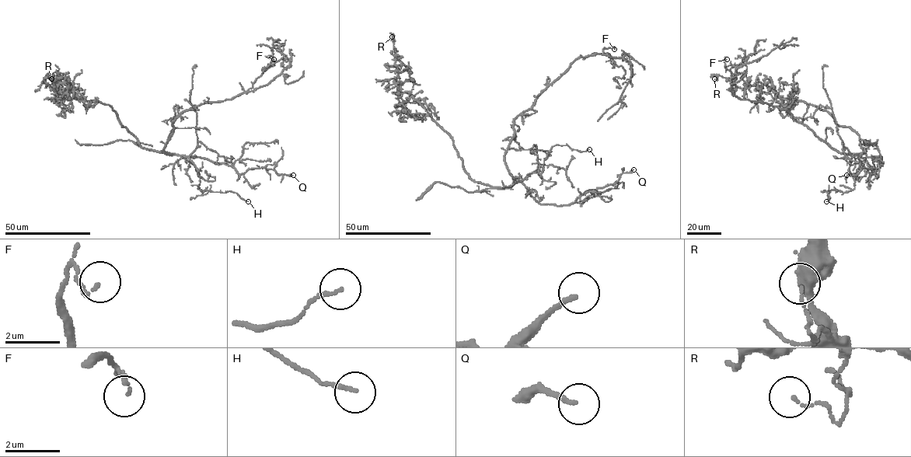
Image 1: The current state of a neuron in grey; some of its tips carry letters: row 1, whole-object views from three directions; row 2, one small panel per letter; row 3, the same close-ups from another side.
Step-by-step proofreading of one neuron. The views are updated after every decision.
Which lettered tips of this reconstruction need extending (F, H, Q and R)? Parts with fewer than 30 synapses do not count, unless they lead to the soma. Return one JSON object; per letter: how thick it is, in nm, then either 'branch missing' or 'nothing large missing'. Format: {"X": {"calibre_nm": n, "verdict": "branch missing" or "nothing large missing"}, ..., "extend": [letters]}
{"F": {"calibre_nm": 120, "verdict": "nothing large missing"}, "H": {"calibre_nm": 120, "verdict": "nothing large missing"}, "Q": {"calibre_nm": 160, "verdict": "nothing large missing"}, "R": {"calibre_nm": 90, "verdict": "nothing large missing"}, "extend": []}

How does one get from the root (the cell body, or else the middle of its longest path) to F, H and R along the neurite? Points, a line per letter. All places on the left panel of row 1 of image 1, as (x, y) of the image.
F: (165, 152), (172, 122), (181, 113), (204, 103), (231, 99), (246, 92), (273, 59)
H: (165, 152), (185, 155), (190, 158), (197, 169), (202, 193), (205, 190), (231, 191), (248, 201)
R: (165, 152), (142, 148), (109, 105), (80, 99), (66, 78), (54, 89), (55, 78), (51, 78)

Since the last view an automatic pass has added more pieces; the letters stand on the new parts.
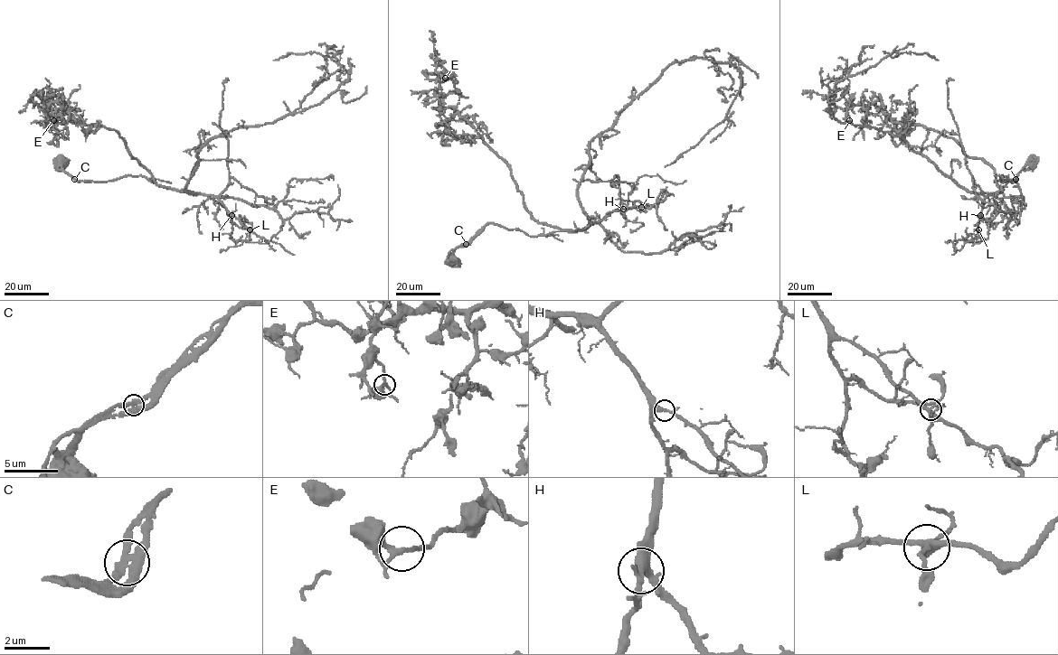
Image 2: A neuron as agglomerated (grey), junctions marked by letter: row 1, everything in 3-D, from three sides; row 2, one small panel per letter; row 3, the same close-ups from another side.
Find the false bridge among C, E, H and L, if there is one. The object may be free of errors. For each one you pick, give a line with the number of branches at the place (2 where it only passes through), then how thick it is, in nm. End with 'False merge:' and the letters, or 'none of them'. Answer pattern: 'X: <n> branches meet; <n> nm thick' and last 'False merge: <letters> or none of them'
False merge: none of them

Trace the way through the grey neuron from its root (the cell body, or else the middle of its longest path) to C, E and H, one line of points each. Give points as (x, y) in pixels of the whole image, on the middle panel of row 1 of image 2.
C: (453, 261), (453, 251), (466, 244)
E: (453, 261), (489, 223), (532, 237), (562, 230), (533, 217), (509, 166), (442, 105), (445, 79)
H: (453, 261), (453, 251), (472, 239), (489, 223), (537, 237), (555, 231), (584, 230), (611, 211), (623, 209)

